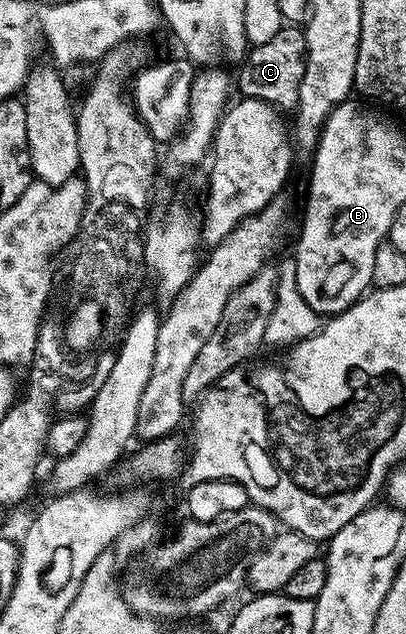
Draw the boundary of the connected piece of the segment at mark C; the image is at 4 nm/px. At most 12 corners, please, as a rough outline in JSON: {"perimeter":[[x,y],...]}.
{"perimeter":[[283,27],[254,45],[235,85],[278,110],[297,104],[305,34]]}

